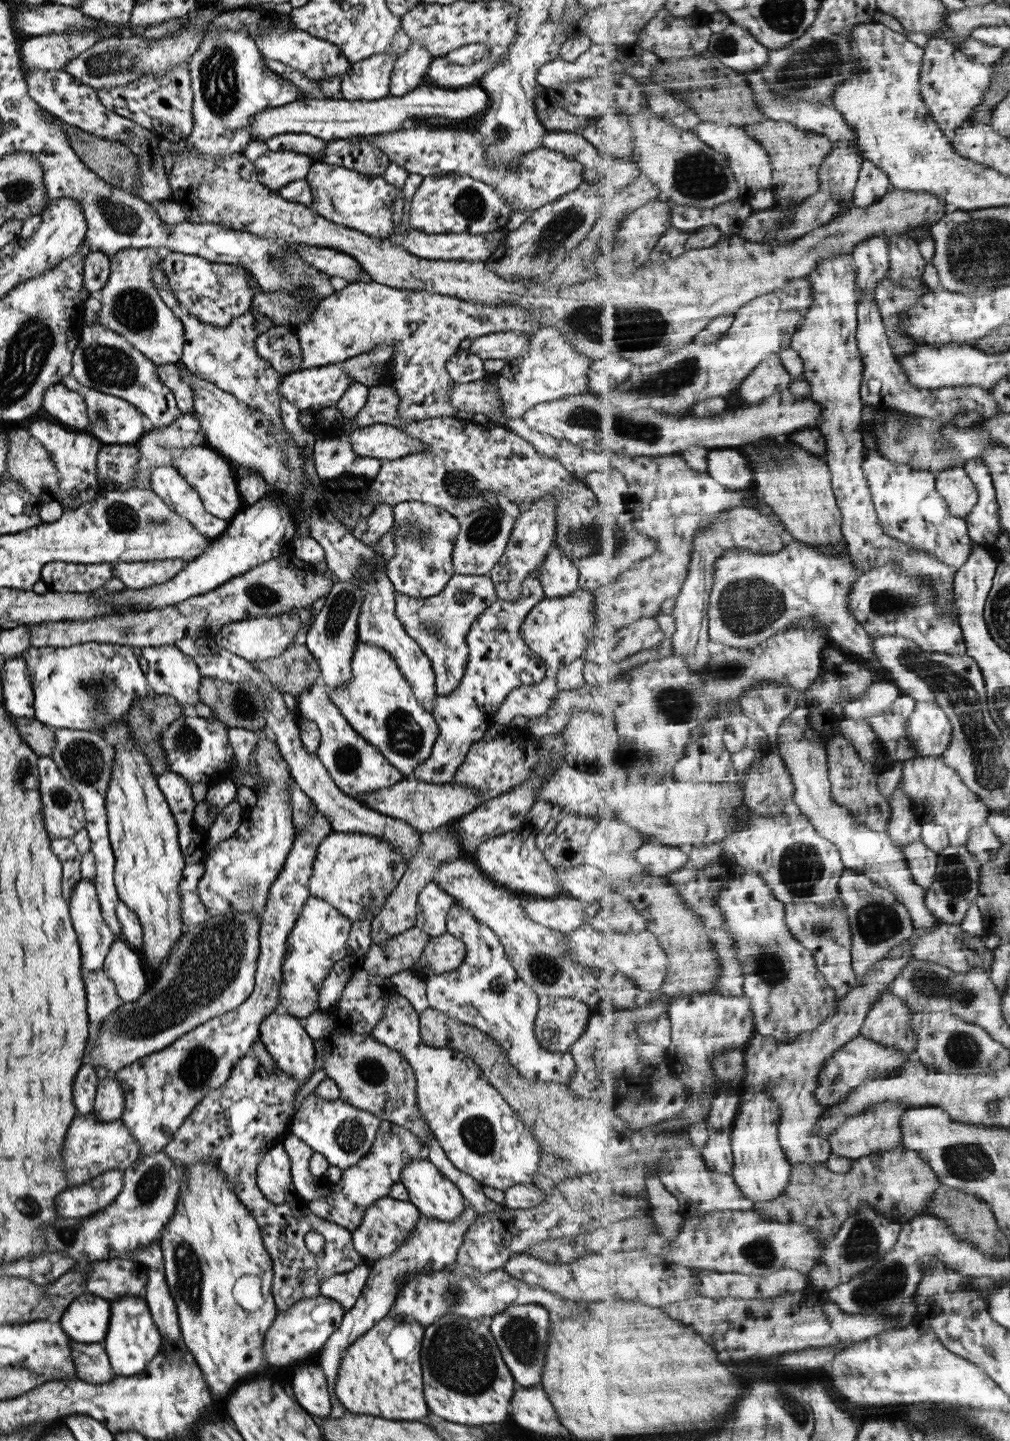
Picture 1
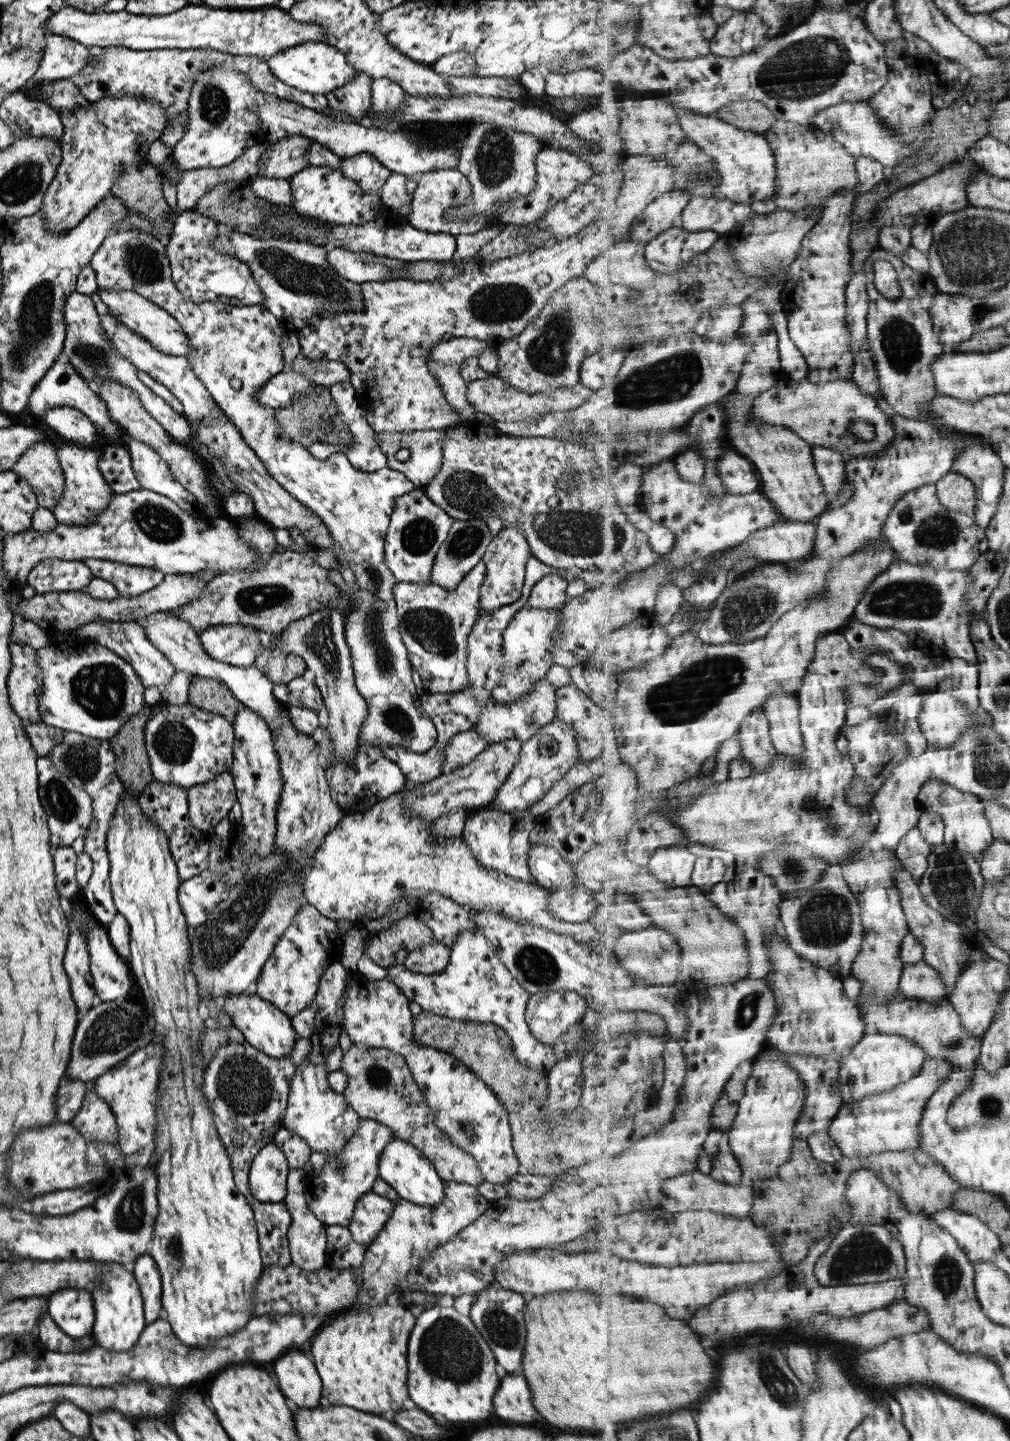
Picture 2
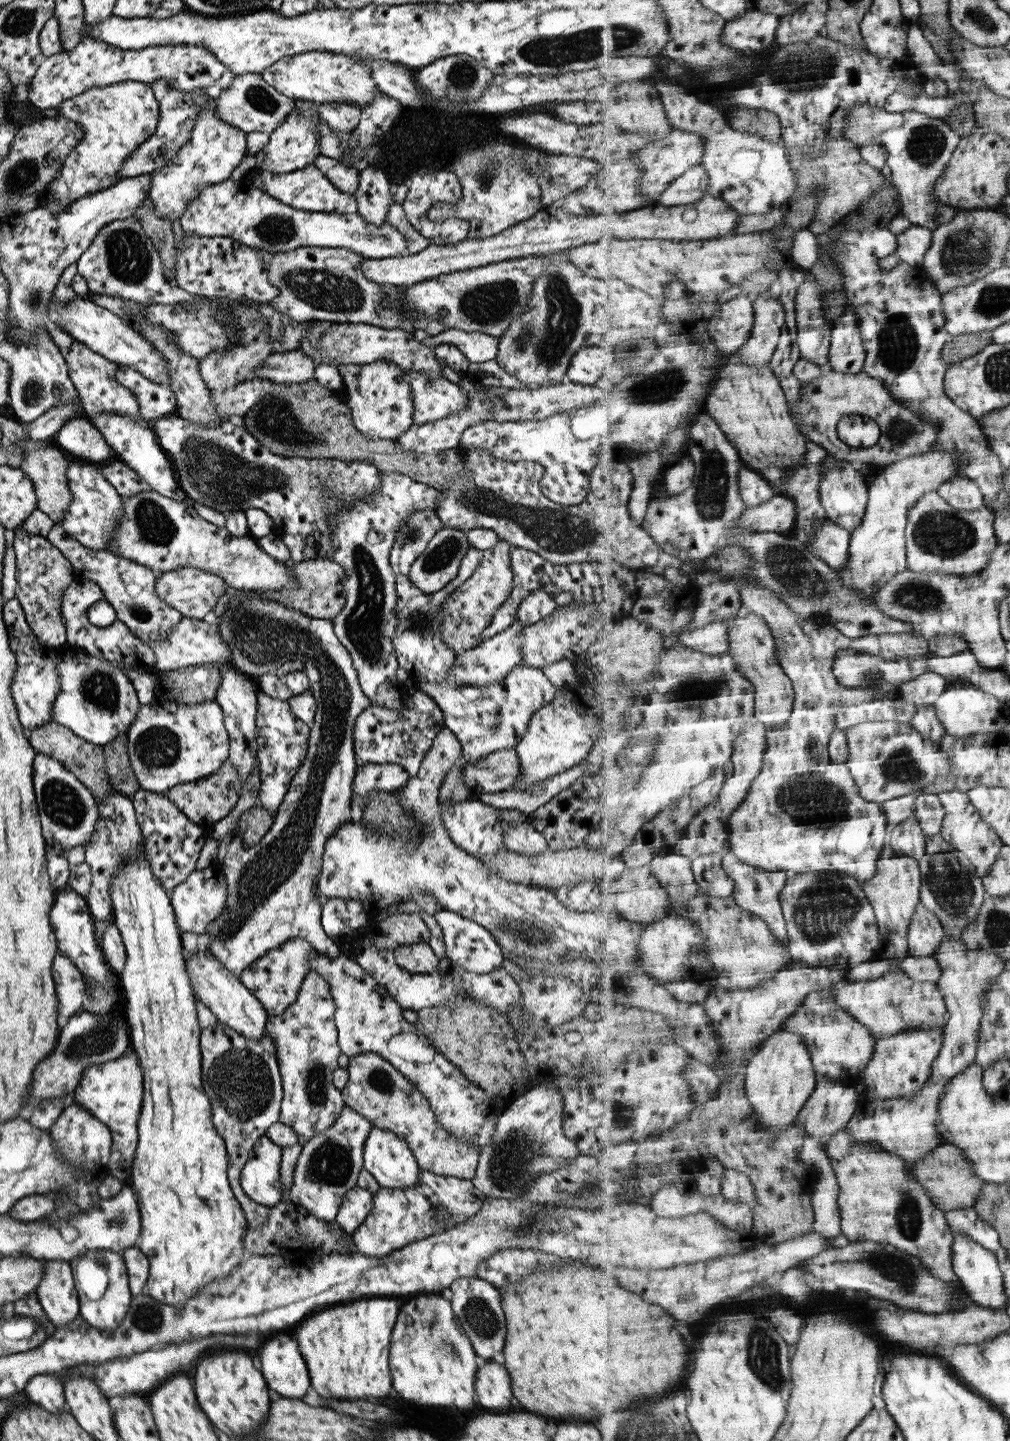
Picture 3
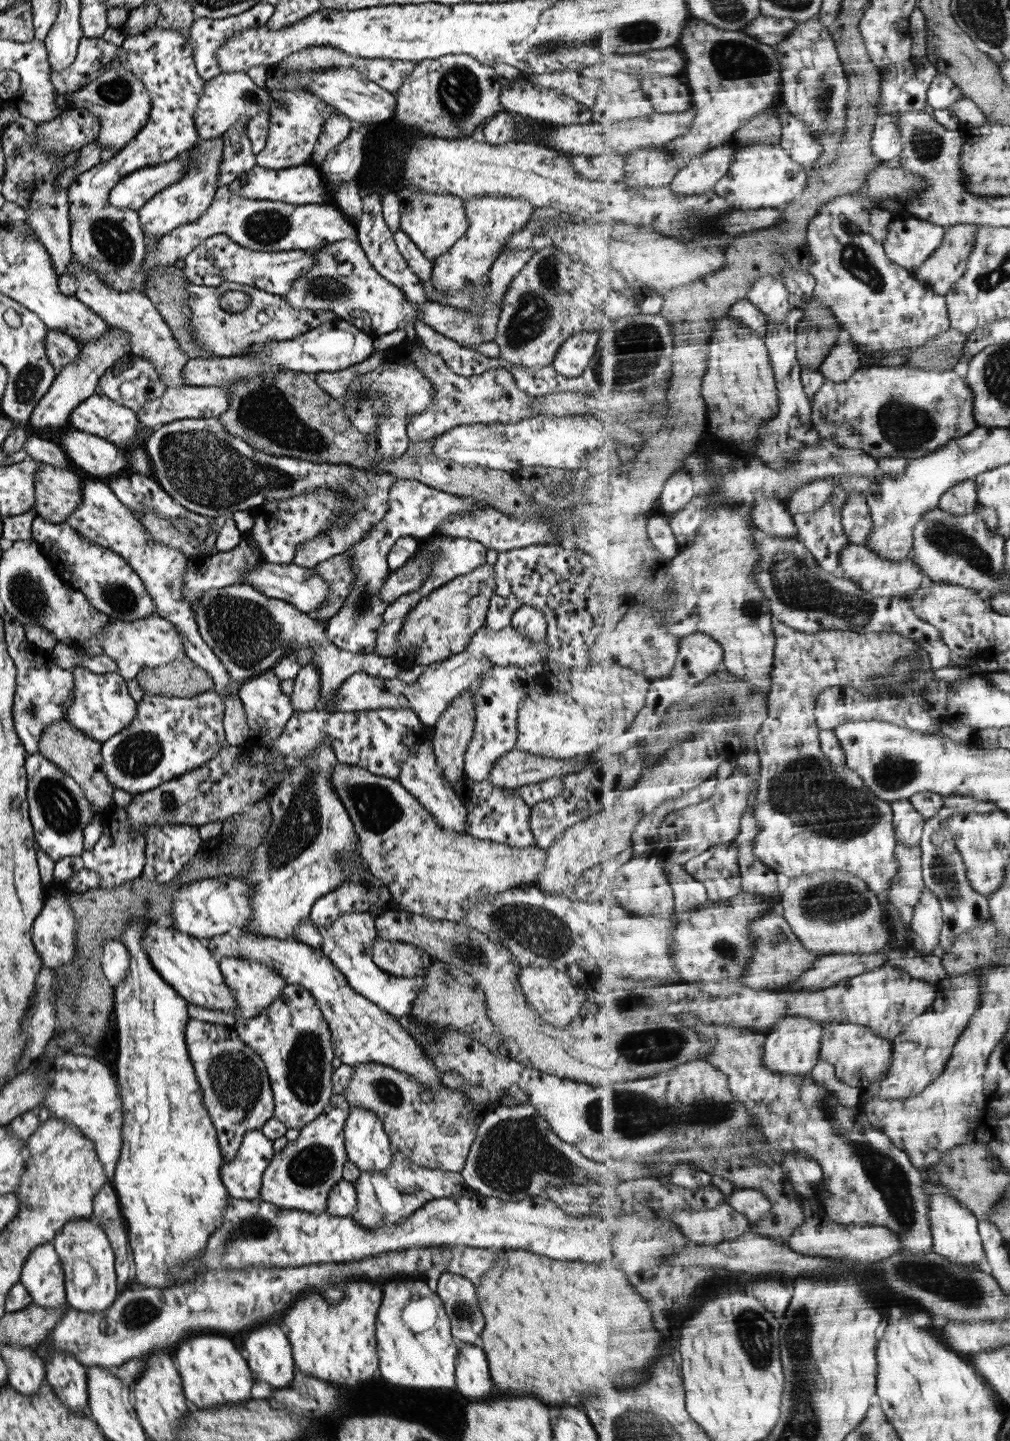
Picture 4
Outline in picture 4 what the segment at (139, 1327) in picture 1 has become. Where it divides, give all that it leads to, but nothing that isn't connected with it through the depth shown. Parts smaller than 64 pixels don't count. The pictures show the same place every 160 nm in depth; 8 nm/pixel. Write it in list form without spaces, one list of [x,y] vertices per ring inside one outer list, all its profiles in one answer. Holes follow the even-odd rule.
[[[83,1217],[65,1222],[55,1233],[51,1243],[57,1253],[64,1274],[65,1300],[71,1308],[80,1311],[105,1310],[118,1295],[115,1282],[113,1251],[109,1241],[94,1218]]]

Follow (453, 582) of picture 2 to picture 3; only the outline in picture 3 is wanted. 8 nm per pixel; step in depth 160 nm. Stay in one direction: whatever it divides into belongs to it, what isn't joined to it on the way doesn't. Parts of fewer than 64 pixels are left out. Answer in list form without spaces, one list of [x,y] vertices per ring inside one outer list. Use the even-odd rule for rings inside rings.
[[[443,527],[429,540],[423,553],[415,557],[406,577],[424,593],[446,588],[469,548],[473,547],[468,532]]]

